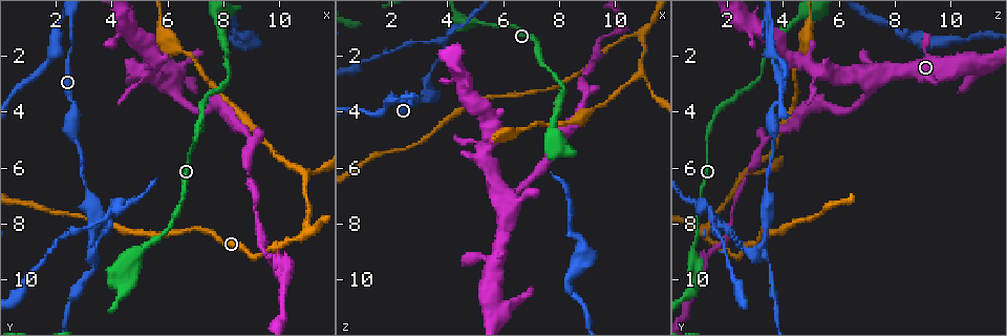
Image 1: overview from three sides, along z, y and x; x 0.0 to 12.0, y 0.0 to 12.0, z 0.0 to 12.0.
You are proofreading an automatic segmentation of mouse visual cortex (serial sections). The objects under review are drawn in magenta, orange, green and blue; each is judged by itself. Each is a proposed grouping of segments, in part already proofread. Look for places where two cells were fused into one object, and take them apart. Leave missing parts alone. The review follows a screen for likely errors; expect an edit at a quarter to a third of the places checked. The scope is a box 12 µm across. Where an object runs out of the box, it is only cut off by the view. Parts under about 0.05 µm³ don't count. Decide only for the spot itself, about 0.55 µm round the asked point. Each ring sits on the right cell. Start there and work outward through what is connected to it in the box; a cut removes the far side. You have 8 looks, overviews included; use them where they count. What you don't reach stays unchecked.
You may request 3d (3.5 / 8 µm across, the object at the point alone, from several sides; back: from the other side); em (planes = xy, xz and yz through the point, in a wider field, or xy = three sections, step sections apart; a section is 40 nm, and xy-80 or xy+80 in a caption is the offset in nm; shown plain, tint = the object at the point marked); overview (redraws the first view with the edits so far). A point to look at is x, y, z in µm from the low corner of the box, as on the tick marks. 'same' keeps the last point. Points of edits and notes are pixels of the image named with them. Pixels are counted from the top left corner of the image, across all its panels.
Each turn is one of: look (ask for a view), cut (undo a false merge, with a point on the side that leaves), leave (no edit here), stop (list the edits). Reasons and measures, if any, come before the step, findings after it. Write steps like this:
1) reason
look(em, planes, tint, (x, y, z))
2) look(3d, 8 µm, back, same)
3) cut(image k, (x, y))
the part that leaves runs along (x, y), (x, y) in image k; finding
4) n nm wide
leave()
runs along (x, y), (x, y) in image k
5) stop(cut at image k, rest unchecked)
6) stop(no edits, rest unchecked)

arms part here
look(3d, 3.5 µm, (3.2, 8.5, 3.4))

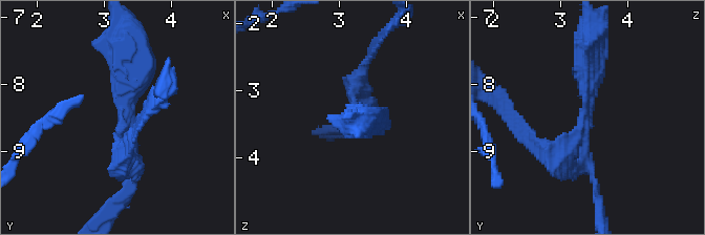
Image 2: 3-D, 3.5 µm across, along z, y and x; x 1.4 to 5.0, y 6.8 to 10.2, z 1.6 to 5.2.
3 arms; arms of 150, 250, 450 nm
look(em, xy, step 3, tint, (3.30, 8.45, 3.40))

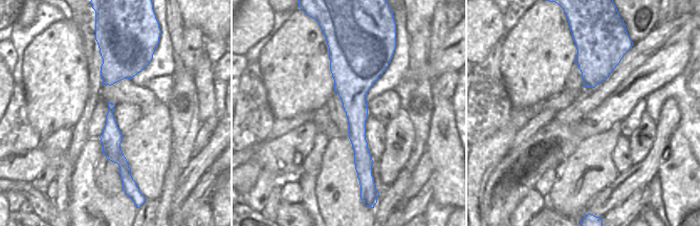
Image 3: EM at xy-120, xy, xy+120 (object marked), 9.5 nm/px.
cut(image 2, (116, 157))
the part that leaves runs along (570, 134), (548, 151), (499, 112) in image 2; a second cell is stuck on

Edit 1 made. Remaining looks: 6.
thin neck
look(3d, 3.5 µm, (6.9, 5.2, 1.3))

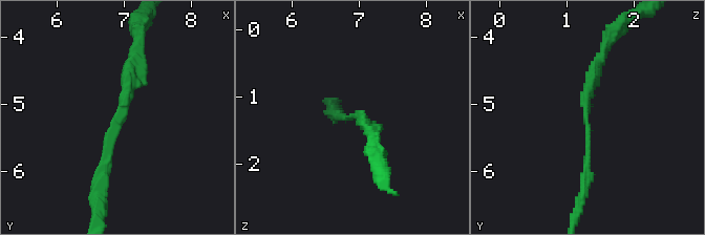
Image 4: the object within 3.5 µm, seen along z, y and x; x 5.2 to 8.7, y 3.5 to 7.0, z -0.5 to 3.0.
arms of 150, 200 nm; now the EM
look(em, planes, tint, (6.95, 5.15, 1.30))

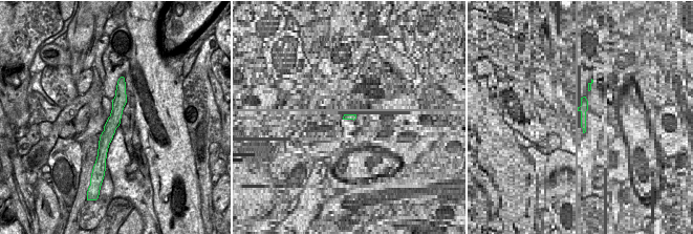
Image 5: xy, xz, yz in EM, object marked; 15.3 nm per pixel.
200 nm wide
leave()
runs along (100, 178), (135, 50) in image 4; one cell here

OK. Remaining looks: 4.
arms part here
look(3d, 3.5 µm, (10.9, 8.3, 1.2))

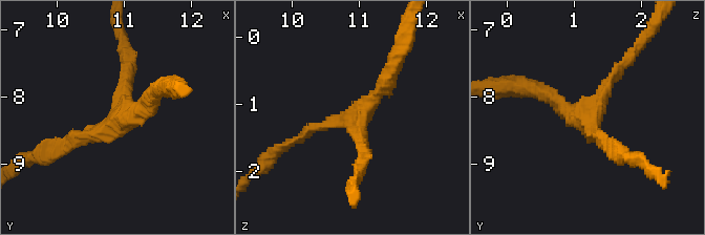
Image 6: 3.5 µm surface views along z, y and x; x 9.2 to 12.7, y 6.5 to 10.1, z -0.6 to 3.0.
3 arms; arms of 150, 150, 200 nm
look(em, xy, step 3, tint, (10.95, 8.25, 1.25))

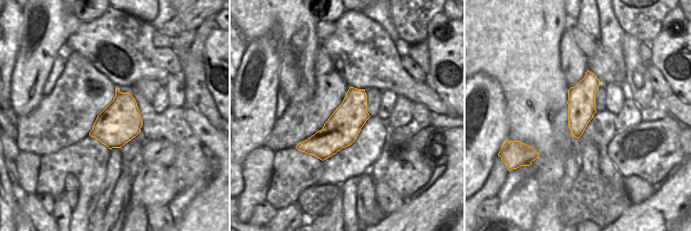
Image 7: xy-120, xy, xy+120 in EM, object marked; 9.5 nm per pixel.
leave()
runs along (64, 148), (119, 115), (128, 58) in image 6; one cell here

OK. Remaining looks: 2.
thin neck
look(3d, 8 µm, (10.9, 6.2, 2.6))

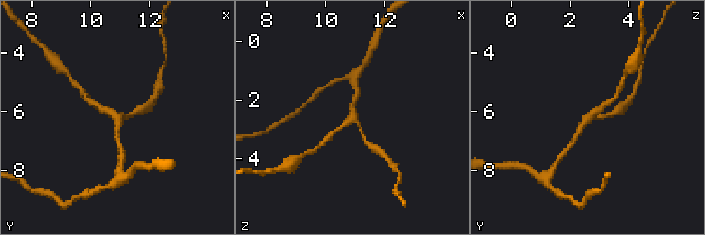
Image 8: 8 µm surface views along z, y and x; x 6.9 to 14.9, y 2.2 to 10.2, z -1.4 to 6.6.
look(3d, 3.5 µm, (10.8, 6.2, 2.7))

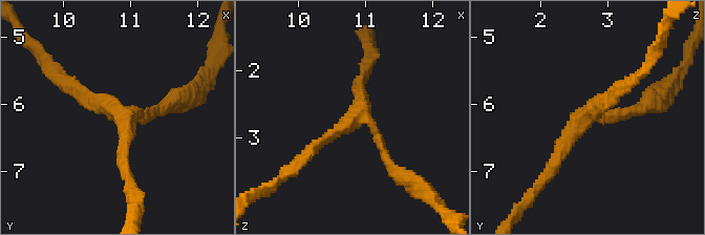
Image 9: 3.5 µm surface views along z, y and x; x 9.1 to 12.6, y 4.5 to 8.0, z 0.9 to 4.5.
arms of 150, 200, 200 nm
leave()
runs along (545, 179), (590, 111), (624, 86) in image 9; all the same cell

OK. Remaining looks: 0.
stop(cut at image 2, rest unchecked)

